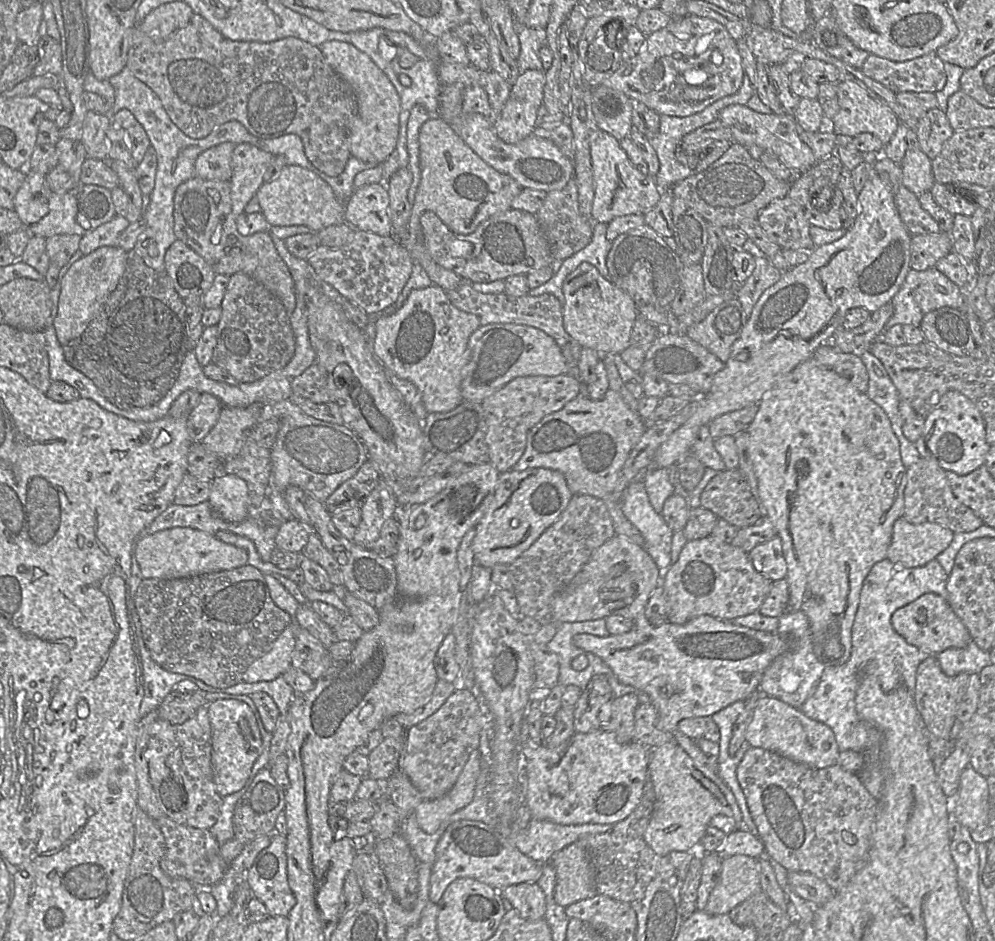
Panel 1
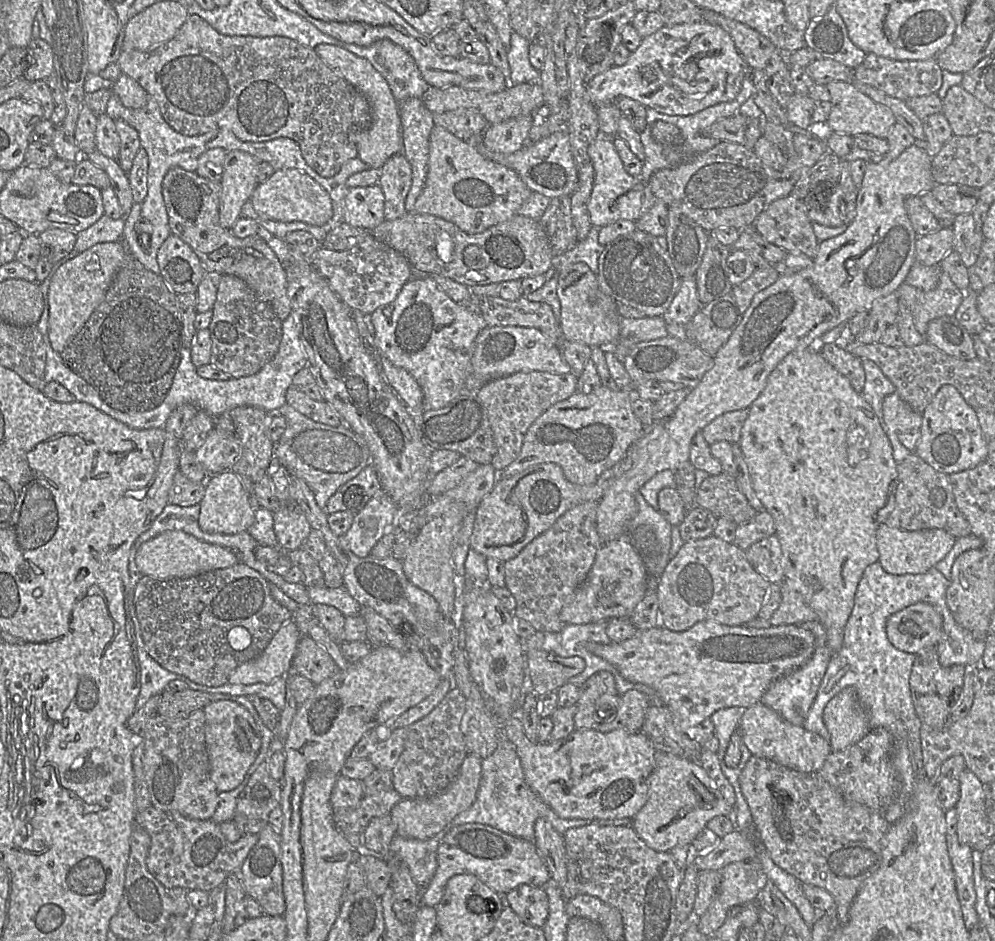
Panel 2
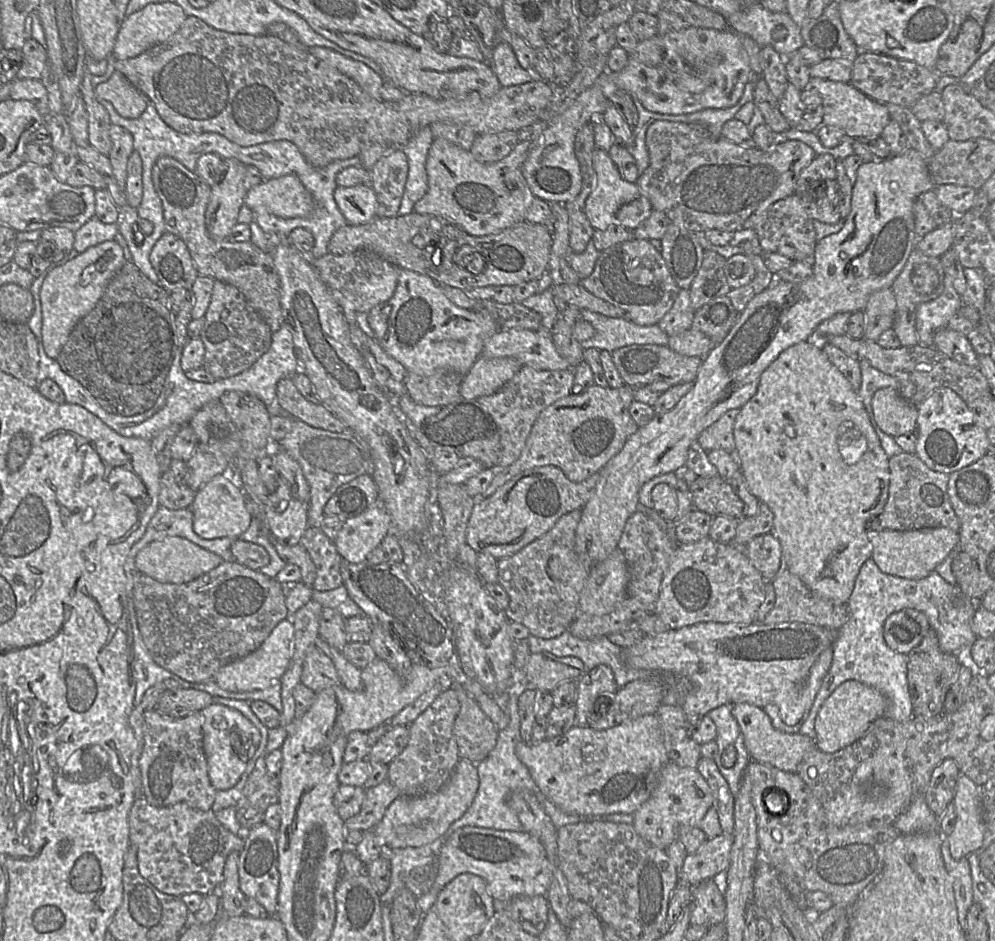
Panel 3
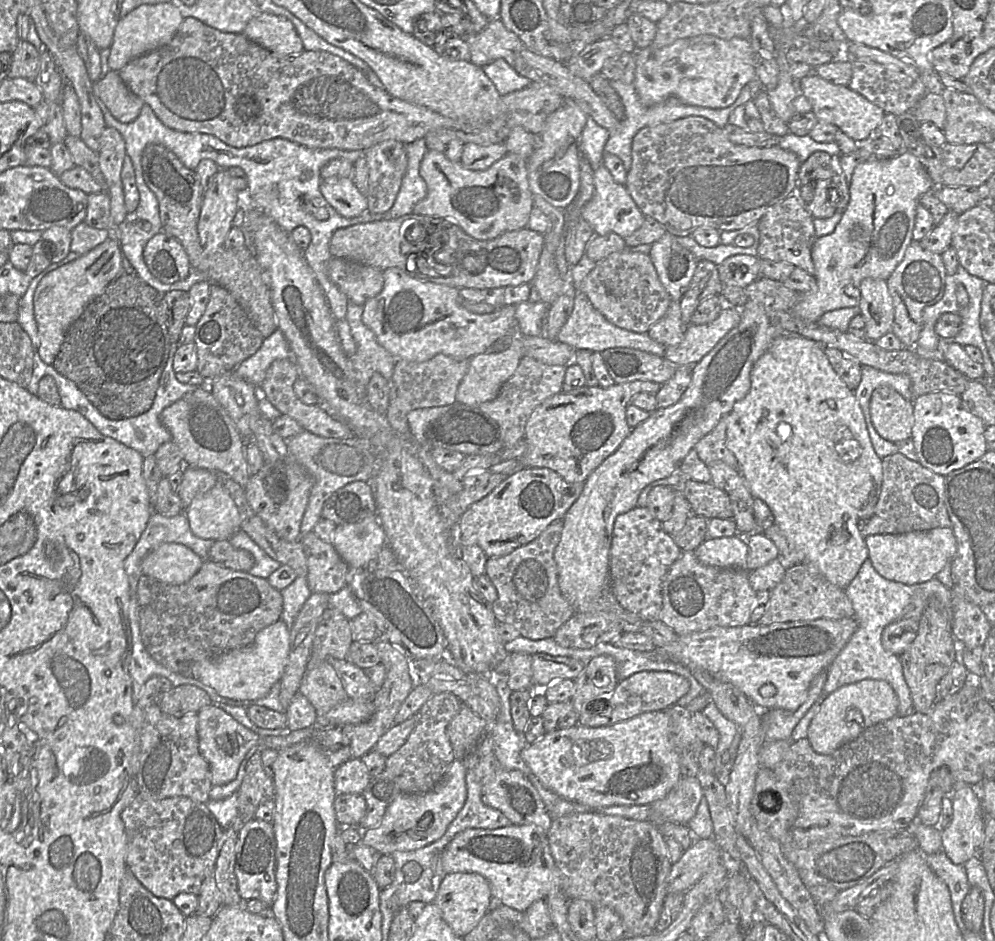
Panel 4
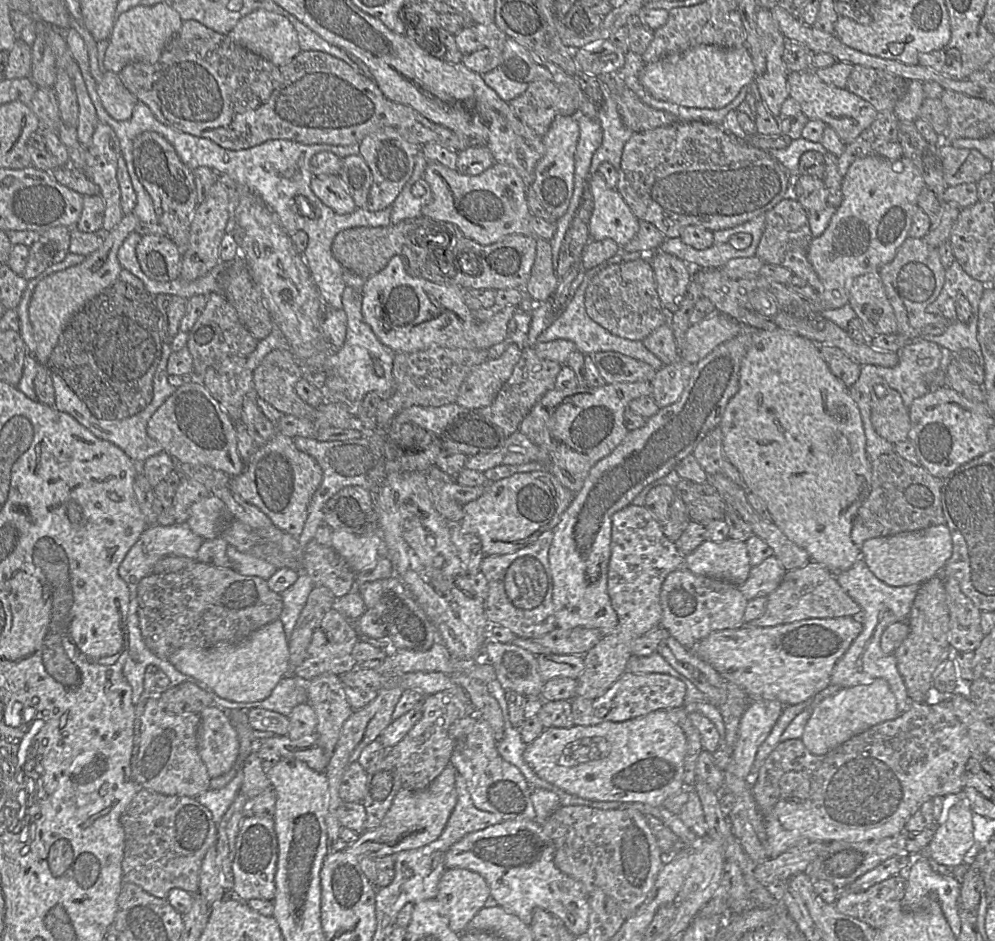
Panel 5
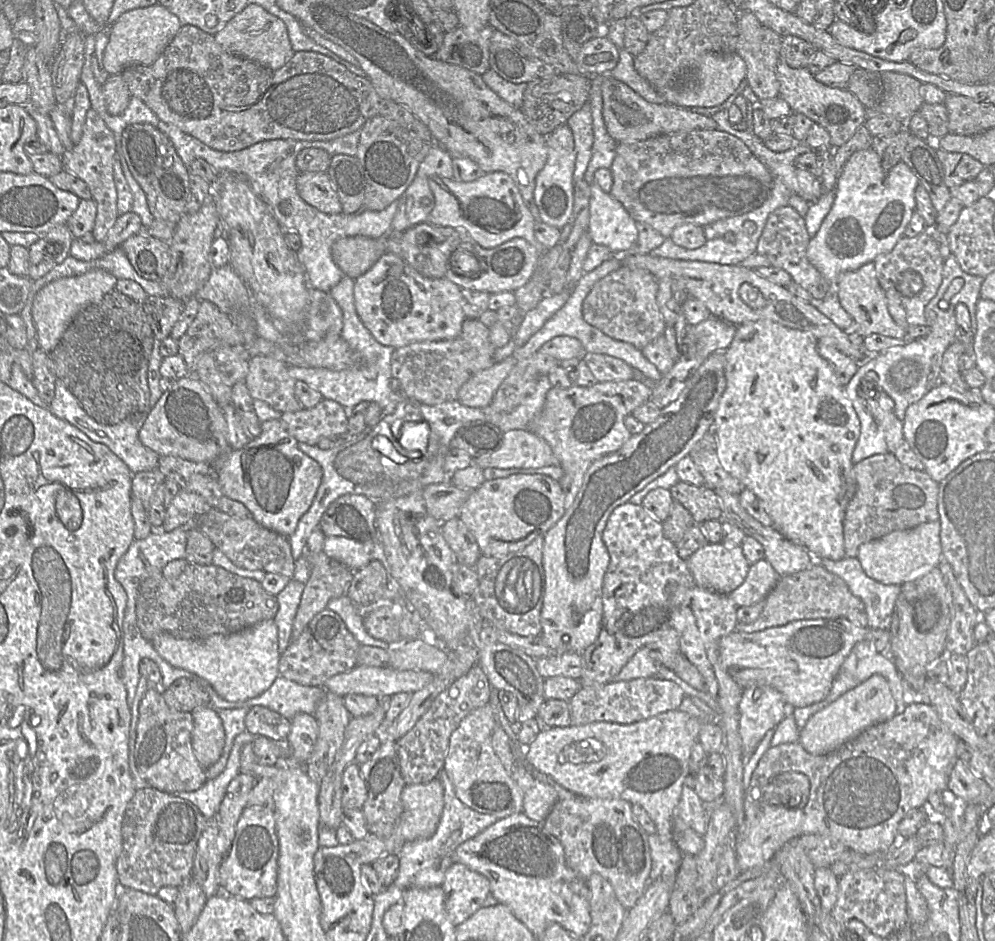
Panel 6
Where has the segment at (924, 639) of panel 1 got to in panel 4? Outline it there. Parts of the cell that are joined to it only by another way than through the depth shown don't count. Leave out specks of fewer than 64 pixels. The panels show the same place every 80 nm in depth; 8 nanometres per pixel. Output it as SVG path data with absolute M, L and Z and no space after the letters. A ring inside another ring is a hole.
M915 618L899 619L887 625L882 631L883 648L895 655L903 653L913 642L919 627Z

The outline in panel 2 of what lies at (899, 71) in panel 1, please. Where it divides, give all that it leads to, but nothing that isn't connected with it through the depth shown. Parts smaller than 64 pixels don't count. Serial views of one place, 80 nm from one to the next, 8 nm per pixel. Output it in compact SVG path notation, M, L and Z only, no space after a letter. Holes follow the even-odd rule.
M867 53L863 62L853 69L853 79L870 85L885 94L906 101L913 97L937 93L942 85L943 70L936 58L926 60L893 60Z

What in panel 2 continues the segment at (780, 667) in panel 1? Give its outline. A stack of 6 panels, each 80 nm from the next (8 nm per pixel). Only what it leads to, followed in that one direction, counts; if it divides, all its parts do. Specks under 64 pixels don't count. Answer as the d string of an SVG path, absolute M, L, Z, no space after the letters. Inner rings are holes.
M808 621L800 624L815 636L815 651L812 657L801 667L780 677L771 684L763 695L761 702L779 713L788 722L801 726L817 695L821 681L832 657L827 642L826 631L819 621Z

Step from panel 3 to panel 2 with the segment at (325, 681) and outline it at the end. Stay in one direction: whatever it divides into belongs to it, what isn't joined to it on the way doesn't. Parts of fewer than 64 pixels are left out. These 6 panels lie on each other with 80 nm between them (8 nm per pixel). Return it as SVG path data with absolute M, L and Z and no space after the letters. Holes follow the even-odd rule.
M308 635L302 636L298 642L292 659L292 669L315 685L338 671L331 656Z

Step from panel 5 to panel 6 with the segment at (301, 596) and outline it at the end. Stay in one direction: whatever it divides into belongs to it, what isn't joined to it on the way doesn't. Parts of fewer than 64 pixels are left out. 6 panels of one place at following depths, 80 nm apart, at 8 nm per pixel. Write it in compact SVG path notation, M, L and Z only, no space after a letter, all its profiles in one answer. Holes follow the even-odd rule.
M291 579L276 595L278 611L273 618L278 628L278 649L282 654L291 642L292 627L305 583Z

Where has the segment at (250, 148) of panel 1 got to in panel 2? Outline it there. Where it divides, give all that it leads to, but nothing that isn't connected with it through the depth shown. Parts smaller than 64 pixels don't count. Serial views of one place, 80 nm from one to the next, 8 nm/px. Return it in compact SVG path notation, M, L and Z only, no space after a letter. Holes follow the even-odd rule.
M232 150L227 152L223 174L220 180L219 224L231 230L241 217L241 209L249 201L253 191L259 184L257 171L260 161L253 155Z

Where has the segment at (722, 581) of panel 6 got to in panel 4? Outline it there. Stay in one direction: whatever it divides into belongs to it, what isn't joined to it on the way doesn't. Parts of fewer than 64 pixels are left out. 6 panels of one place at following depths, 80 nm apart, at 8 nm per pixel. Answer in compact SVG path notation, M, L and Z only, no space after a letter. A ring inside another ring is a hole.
M741 535L709 538L695 550L696 558L704 565L747 570L748 545Z

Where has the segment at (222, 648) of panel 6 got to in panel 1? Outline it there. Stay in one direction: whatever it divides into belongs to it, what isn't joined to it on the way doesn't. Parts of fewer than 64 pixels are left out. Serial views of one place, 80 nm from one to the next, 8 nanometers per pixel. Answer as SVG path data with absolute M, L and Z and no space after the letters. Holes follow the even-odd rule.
M295 622L287 626L268 652L255 660L243 674L243 682L272 681L290 667L295 647Z

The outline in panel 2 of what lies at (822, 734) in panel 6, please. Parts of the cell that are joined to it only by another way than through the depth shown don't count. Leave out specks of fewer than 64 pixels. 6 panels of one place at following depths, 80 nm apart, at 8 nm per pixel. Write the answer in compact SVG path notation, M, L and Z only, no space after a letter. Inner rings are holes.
M847 687L836 694L823 710L832 751L840 751L861 740L869 728L869 716L855 690Z

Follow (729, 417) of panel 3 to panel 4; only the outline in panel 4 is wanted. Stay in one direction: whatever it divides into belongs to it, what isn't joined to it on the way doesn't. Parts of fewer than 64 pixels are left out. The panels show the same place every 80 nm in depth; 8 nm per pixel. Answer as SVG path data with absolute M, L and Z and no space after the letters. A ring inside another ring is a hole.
M723 417L711 432L705 435L696 445L695 450L699 458L710 464L716 461L724 462L739 470L738 462L726 445L727 419Z

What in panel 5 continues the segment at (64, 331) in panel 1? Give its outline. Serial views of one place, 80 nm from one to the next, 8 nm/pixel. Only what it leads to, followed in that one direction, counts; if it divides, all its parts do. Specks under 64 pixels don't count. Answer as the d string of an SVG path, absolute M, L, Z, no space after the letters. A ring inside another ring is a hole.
M134 213L124 215L118 225L108 233L103 245L86 256L82 263L55 272L38 283L29 303L29 320L36 342L33 355L41 365L47 364L51 352L74 315L90 299L118 280L123 269L118 260L118 250L139 223L140 220Z

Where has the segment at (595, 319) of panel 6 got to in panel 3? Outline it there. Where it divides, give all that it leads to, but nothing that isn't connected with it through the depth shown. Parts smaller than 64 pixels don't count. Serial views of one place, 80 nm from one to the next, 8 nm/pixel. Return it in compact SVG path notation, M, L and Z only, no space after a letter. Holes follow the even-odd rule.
M633 238L600 252L593 272L579 285L594 296L623 309L625 318L640 326L658 324L672 307L680 290L661 252L649 240Z

